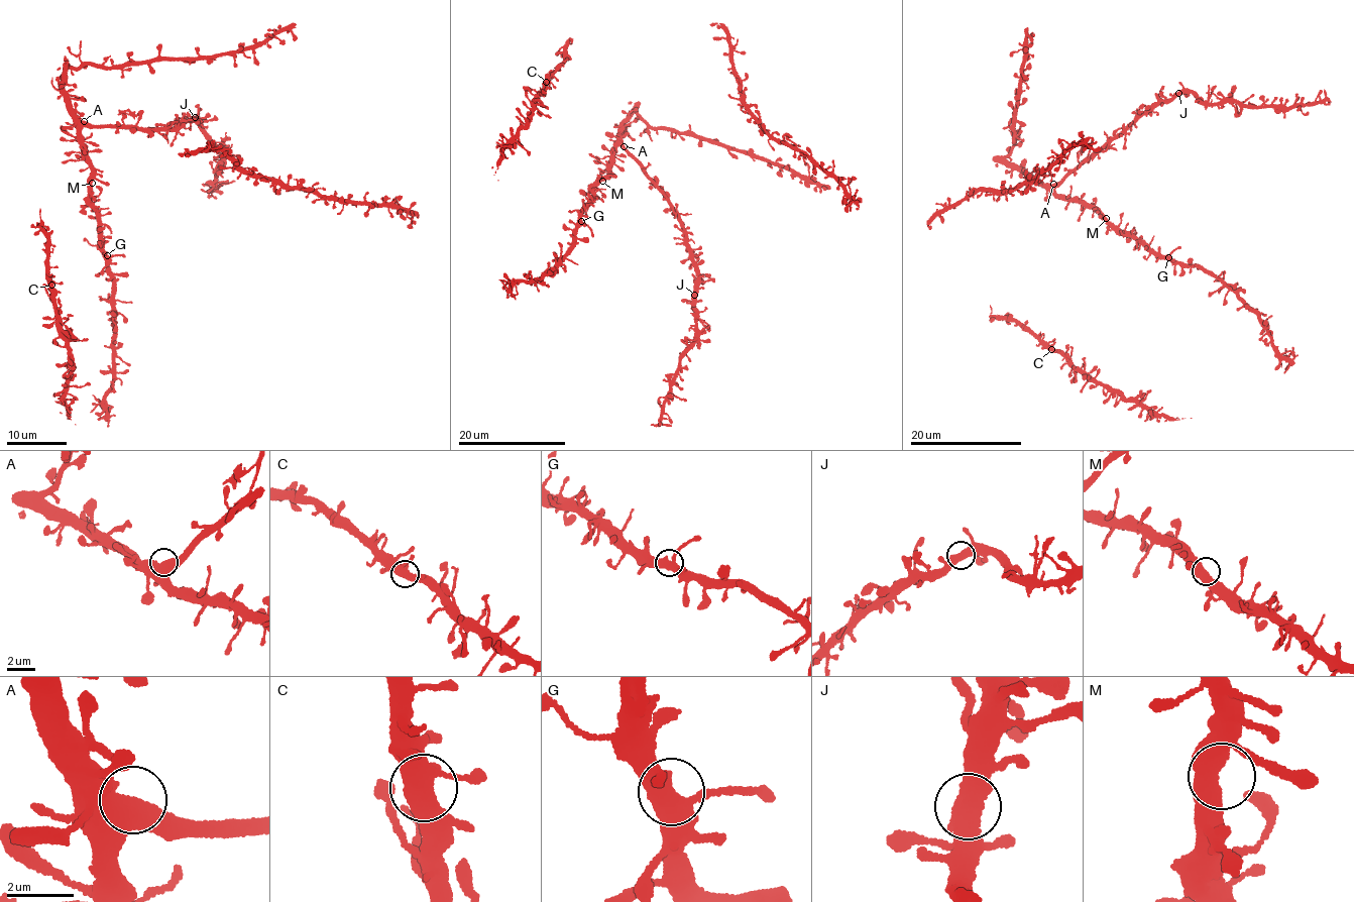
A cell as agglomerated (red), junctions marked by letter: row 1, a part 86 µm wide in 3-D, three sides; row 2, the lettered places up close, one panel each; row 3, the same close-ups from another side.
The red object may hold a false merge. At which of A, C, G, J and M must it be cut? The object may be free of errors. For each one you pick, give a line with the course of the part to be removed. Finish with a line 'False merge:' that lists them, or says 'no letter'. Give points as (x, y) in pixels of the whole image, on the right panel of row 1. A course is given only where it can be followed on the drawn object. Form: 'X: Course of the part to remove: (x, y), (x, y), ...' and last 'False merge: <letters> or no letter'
False merge: no letter

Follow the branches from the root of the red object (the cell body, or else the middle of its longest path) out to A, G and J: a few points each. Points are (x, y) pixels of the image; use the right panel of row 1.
A: (1105, 219), (1080, 202), (1066, 201), (1055, 192), (1053, 184)
G: (1105, 219), (1168, 257)
J: (1105, 219), (1080, 202), (1066, 201), (1055, 192), (1055, 188), (1140, 116), (1177, 93)

